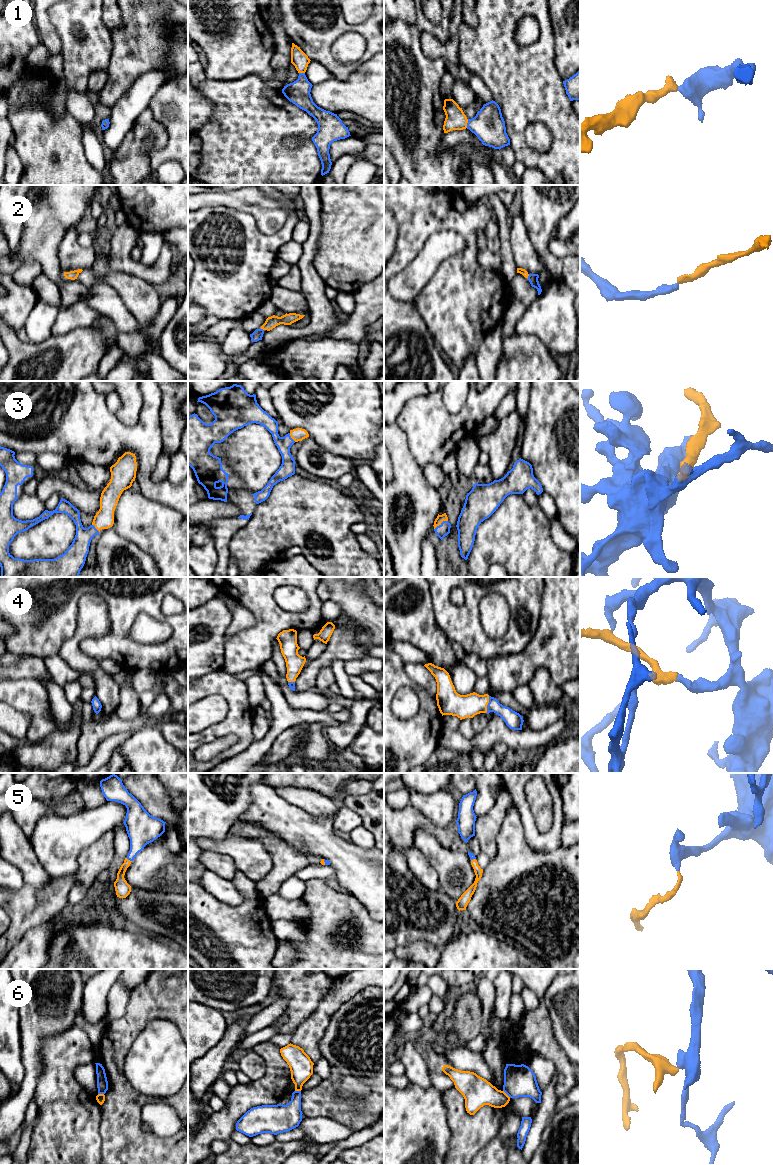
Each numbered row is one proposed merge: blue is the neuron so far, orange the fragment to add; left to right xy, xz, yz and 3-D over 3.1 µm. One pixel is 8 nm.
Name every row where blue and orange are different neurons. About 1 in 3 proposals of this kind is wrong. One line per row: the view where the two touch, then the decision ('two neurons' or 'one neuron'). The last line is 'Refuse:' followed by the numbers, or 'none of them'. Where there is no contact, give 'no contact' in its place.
1: contact in yz; one neuron
2: contact in yz; one neuron
3: contact in yz; one neuron
4: contact in yz; one neuron
5: contact in xy; one neuron
6: contact in yz; two neurons
Refuse: 6

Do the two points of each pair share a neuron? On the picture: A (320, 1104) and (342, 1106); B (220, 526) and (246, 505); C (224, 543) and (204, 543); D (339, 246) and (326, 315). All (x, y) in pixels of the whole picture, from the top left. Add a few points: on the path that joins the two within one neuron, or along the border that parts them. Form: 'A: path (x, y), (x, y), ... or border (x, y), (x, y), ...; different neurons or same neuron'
A: path (325, 1104), (337, 1106); same neuron
B: path (228, 526), (235, 524), (246, 513); same neuron
C: border (208, 525), (214, 538), (217, 554), (216, 566); different neurons
D: border (313, 266), (326, 286); different neurons

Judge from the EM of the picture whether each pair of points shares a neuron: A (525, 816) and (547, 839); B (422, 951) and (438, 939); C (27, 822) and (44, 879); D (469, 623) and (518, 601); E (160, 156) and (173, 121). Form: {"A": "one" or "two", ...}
{"A": "one", "B": "two", "C": "two", "D": "one", "E": "one"}

